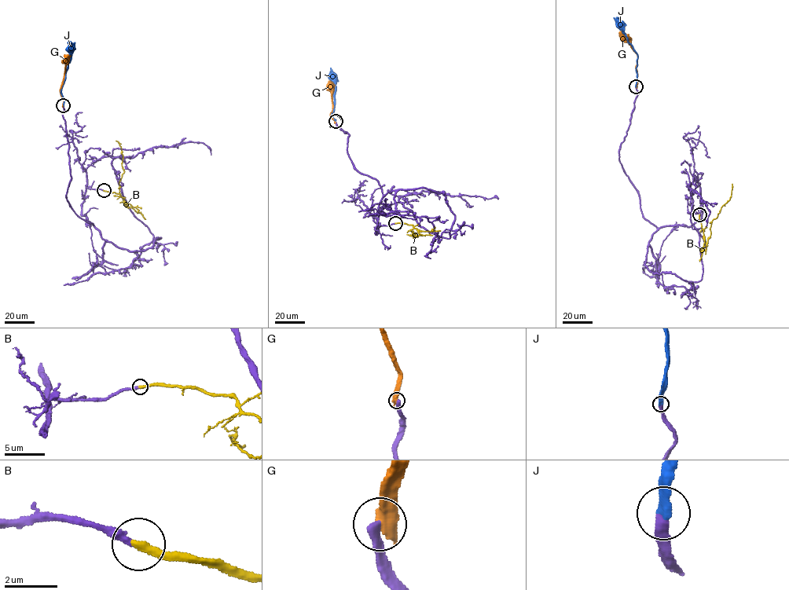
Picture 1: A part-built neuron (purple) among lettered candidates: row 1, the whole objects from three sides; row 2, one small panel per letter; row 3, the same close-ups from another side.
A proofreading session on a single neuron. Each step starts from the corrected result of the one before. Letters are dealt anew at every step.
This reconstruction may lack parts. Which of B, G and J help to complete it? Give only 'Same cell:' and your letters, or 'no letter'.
Same cell: B, J

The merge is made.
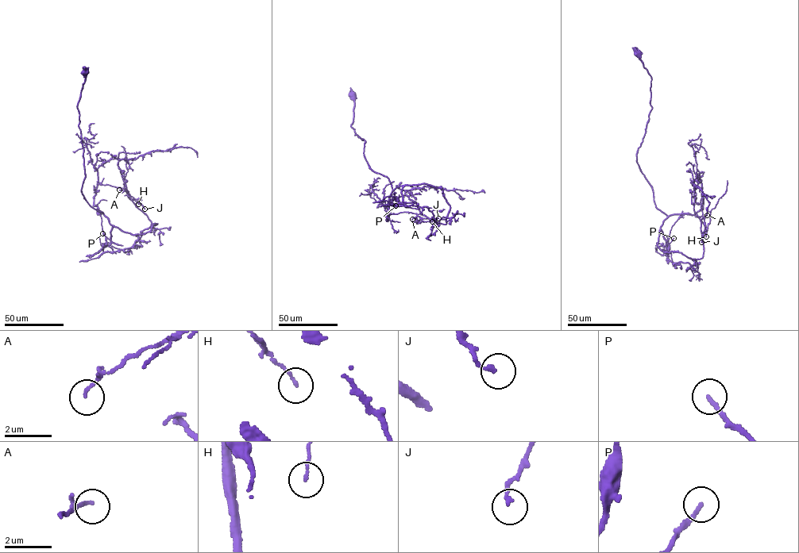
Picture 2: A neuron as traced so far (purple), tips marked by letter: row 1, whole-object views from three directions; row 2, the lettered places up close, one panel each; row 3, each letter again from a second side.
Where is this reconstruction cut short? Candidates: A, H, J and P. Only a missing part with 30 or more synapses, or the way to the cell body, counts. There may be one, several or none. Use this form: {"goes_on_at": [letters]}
{"goes_on_at": ["P"]}

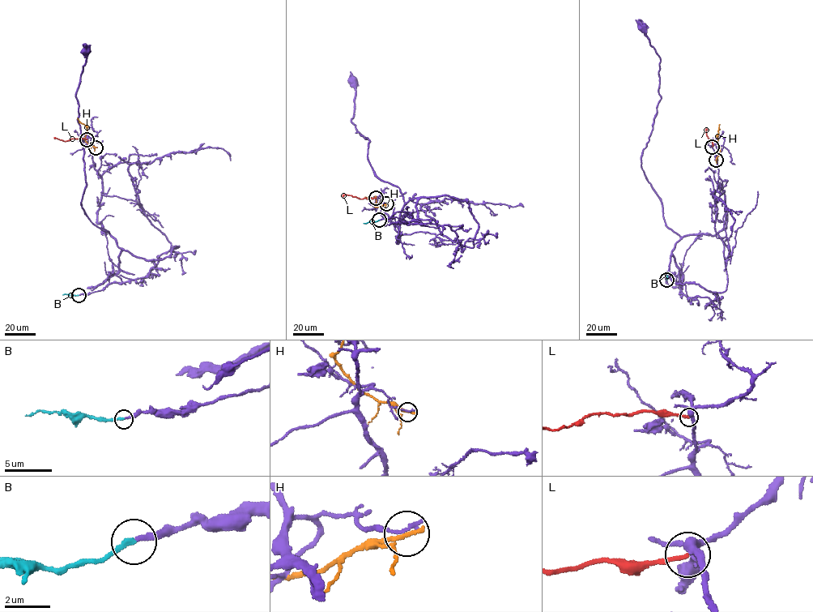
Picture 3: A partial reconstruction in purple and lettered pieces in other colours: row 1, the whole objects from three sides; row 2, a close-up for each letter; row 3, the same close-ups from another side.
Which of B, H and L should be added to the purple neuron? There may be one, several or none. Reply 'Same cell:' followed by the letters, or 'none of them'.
Same cell: B

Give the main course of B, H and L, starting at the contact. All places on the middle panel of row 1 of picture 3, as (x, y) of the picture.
B: (379, 220), (363, 223)
H: (386, 203), (376, 207), (376, 198), (365, 197)
L: (376, 198), (359, 199), (346, 194), (342, 196)

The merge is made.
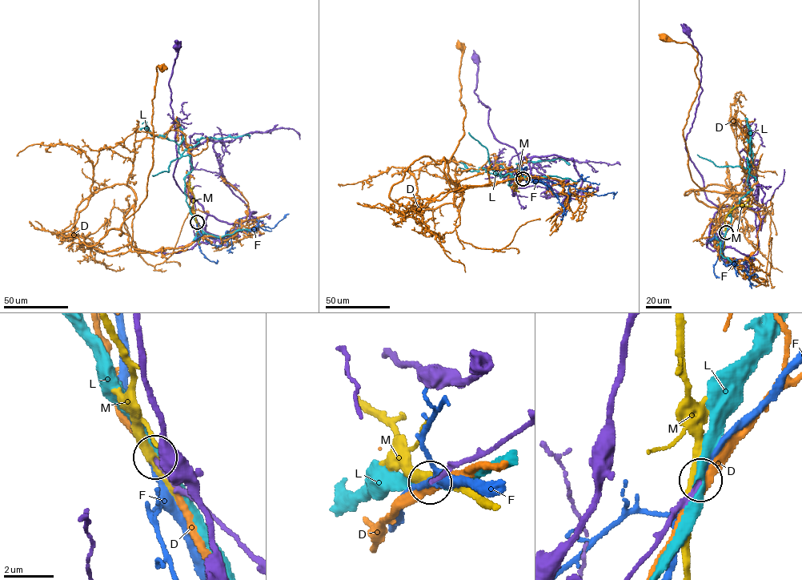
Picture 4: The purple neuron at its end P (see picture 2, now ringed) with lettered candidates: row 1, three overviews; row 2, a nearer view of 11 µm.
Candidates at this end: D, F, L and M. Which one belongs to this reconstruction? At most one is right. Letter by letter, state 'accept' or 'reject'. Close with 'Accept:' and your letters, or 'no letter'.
D: reject
F: reject
L: reject
M: reject
Accept: no letter

